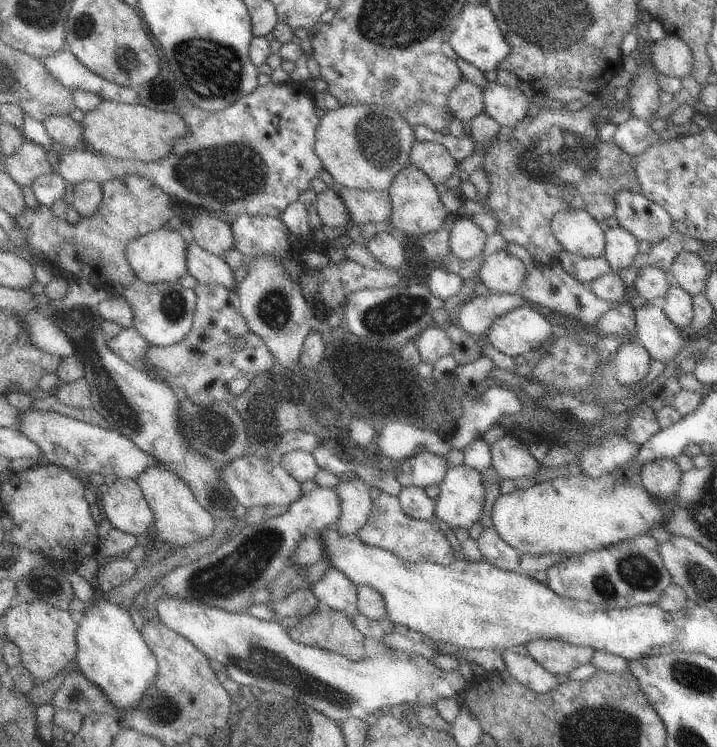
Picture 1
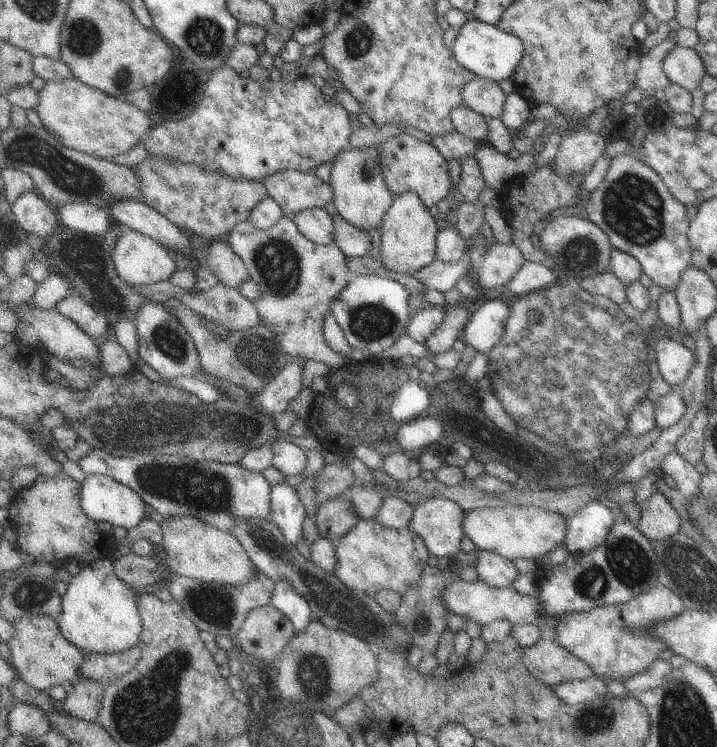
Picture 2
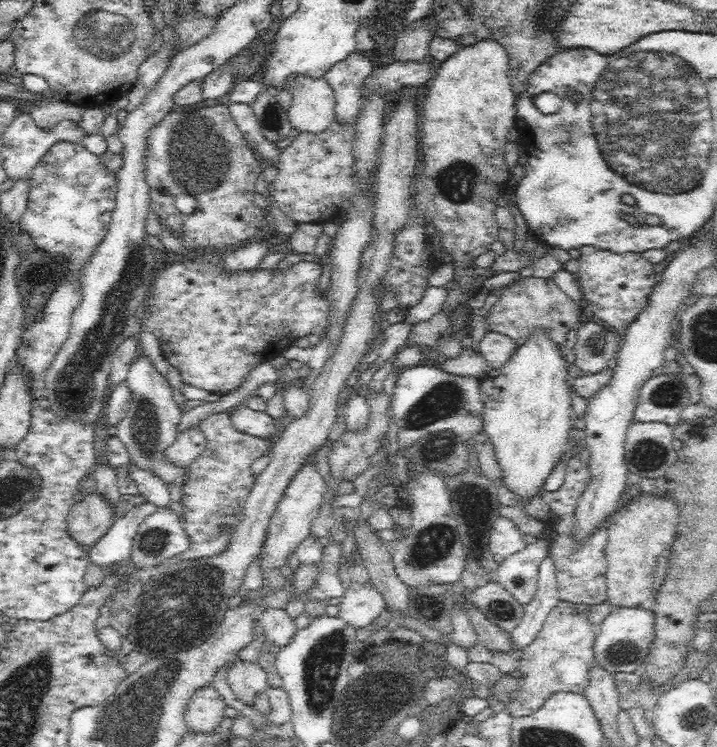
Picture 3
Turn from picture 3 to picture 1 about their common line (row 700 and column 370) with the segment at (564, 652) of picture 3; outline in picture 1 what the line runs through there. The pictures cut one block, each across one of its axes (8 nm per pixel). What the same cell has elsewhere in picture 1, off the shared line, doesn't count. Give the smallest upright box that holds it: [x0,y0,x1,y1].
[357,492,458,565]

